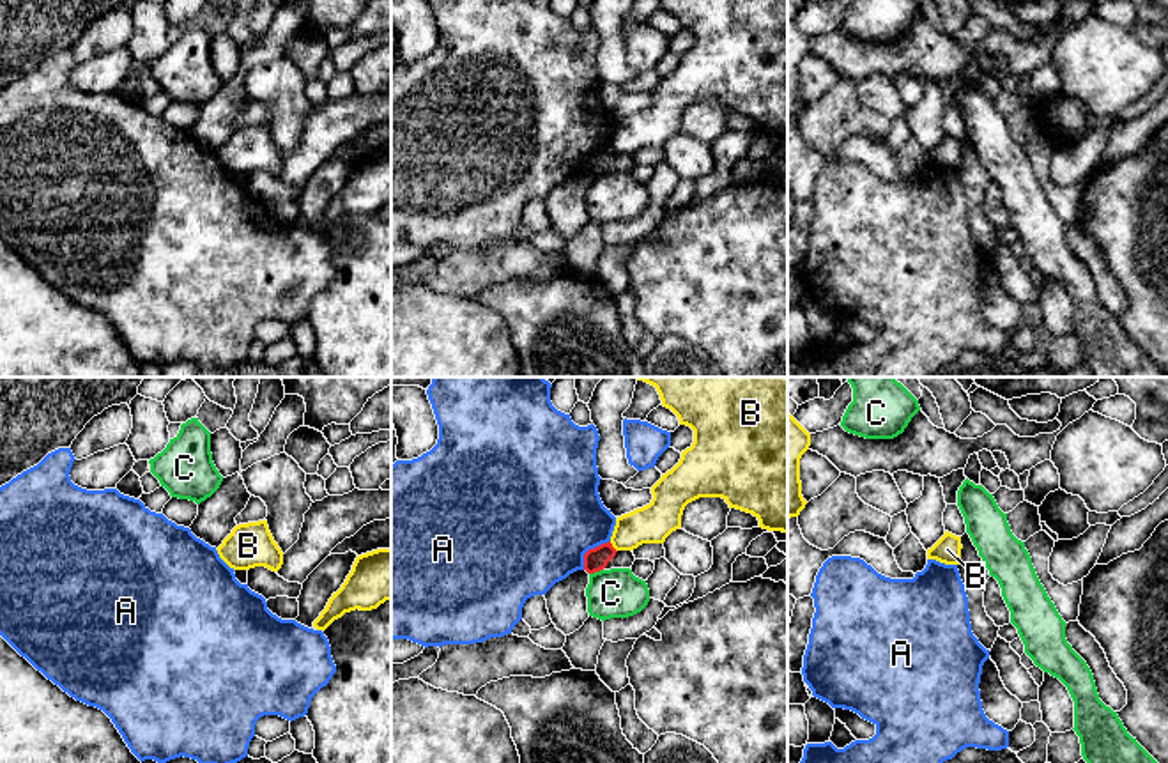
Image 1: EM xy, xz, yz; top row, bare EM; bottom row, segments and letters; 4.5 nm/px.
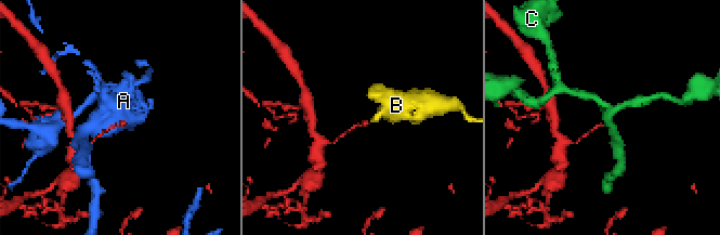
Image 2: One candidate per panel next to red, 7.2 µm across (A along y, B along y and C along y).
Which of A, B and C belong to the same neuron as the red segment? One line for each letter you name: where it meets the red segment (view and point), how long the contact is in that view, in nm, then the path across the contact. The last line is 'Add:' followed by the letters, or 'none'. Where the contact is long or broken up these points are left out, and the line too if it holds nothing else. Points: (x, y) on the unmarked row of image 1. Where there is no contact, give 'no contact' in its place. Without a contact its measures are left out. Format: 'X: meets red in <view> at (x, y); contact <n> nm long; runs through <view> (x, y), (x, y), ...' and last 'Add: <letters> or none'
Add: none

